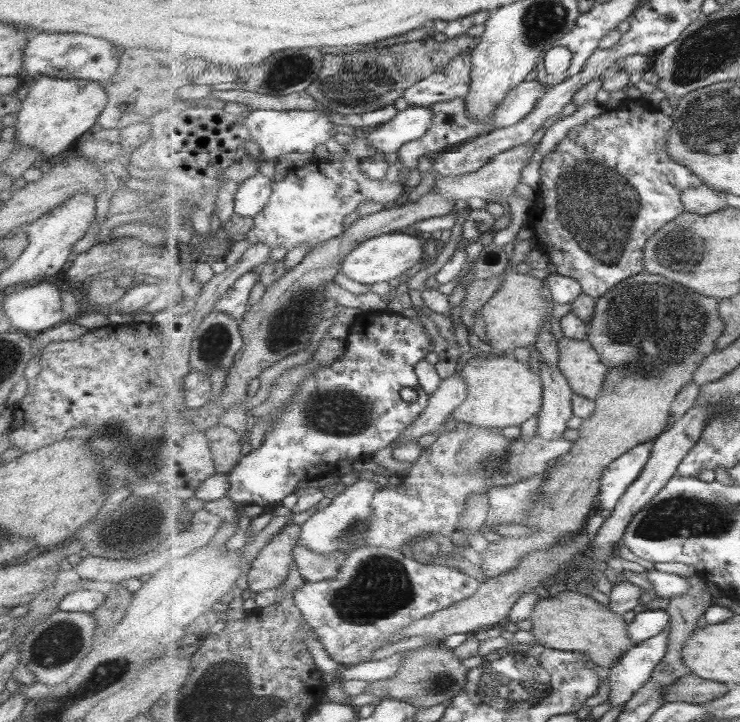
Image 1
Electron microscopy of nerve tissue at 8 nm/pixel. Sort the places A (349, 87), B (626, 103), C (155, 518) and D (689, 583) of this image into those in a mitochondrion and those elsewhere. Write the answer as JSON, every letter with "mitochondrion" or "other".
{"A":"mitochondrion","B":"other","C":"mitochondrion","D":"other"}

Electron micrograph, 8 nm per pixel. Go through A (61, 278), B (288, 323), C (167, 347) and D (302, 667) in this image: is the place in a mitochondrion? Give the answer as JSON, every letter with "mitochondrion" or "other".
{"A":"other","B":"mitochondrion","C":"other","D":"other"}

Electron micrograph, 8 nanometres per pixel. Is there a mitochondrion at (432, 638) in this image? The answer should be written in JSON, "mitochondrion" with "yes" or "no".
{"mitochondrion":"no"}

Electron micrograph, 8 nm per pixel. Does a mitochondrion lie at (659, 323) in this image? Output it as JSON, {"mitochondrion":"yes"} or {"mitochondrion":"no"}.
{"mitochondrion":"yes"}

